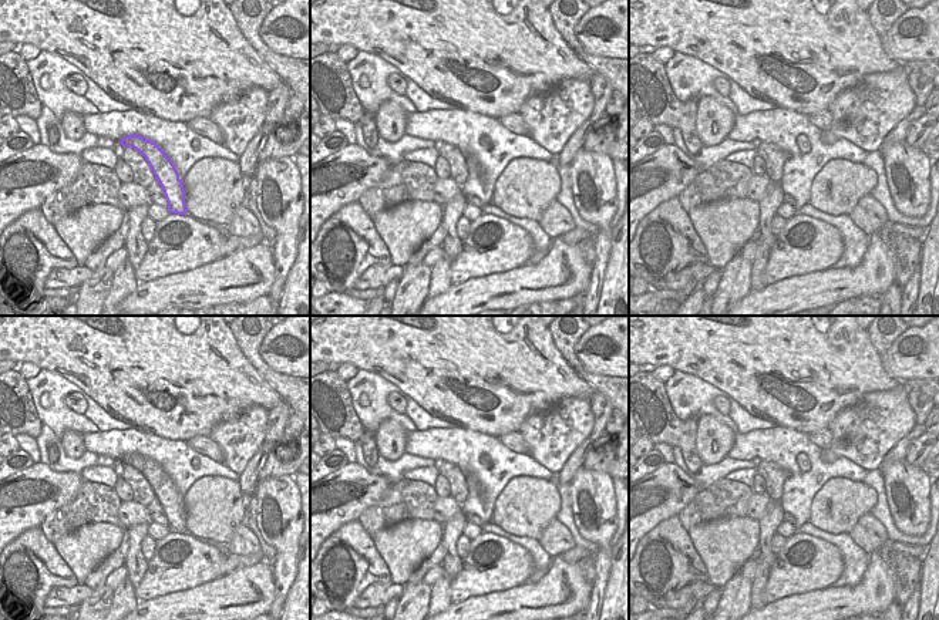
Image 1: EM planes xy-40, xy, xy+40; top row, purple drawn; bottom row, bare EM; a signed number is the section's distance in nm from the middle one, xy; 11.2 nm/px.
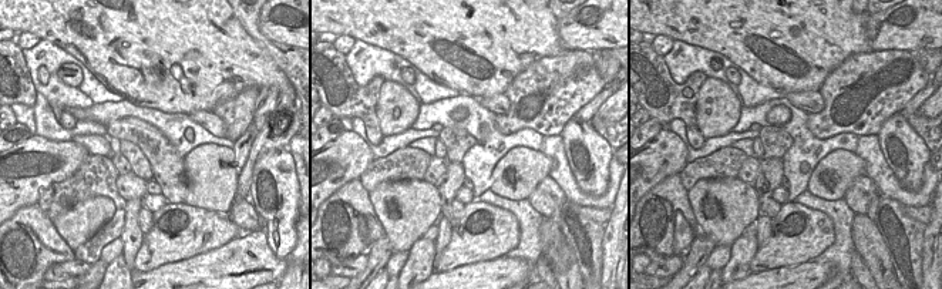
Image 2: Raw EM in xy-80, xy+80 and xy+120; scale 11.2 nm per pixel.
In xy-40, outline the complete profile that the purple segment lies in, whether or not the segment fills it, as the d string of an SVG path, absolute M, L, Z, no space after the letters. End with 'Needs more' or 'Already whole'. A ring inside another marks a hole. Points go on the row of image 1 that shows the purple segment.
M141 135L124 137L118 144L138 151L148 162L155 179L159 182L168 202L169 213L186 215L185 191L179 173L172 161L152 141Z. Already whole.

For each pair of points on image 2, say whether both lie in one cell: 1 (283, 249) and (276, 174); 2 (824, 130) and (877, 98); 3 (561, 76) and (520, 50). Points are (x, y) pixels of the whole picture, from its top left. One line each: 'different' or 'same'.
1: same
2: same
3: different

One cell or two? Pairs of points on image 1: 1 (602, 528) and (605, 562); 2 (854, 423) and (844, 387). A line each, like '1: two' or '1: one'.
1: one
2: two

